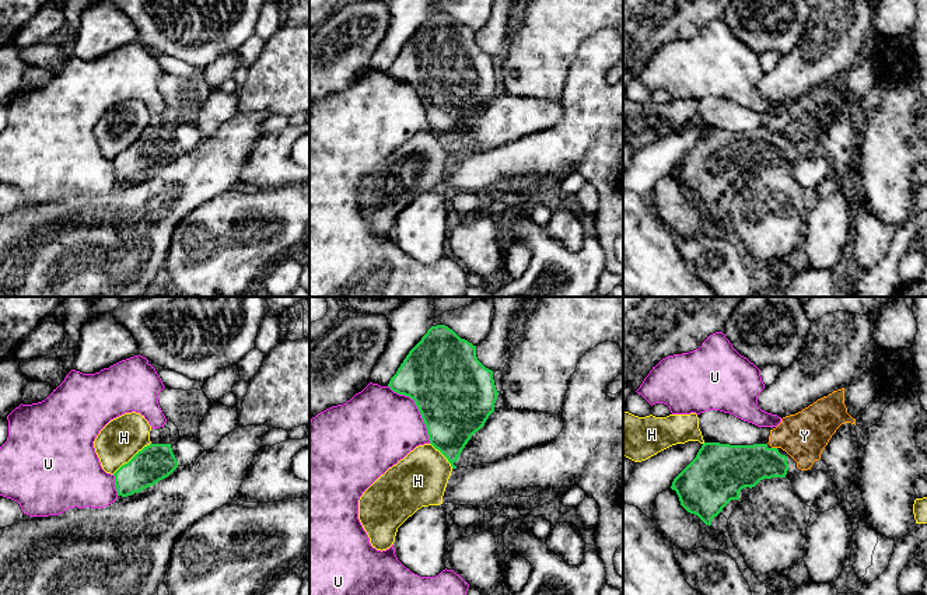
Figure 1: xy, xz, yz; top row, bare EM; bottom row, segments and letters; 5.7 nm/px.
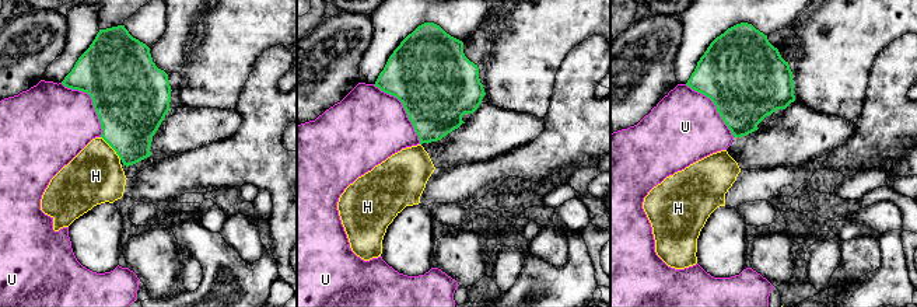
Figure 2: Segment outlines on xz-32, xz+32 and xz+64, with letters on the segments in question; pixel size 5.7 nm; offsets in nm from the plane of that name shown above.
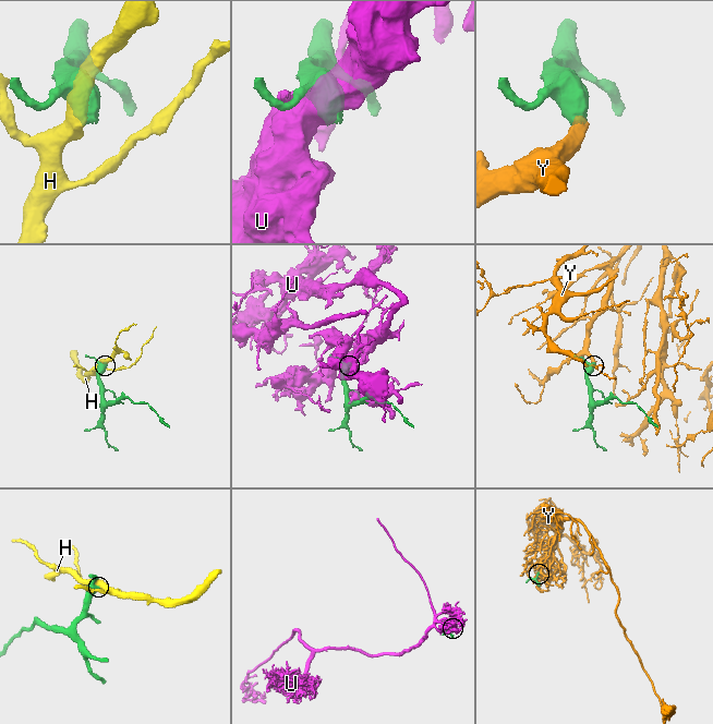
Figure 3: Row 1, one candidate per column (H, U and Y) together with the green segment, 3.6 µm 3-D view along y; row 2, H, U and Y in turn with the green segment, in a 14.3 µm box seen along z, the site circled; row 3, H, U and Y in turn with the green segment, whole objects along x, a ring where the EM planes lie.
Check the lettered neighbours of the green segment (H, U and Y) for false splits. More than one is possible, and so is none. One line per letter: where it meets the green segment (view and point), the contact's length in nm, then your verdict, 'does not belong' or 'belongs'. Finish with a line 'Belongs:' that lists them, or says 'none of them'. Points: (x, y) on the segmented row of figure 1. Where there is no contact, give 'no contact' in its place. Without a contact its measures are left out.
H: contact xy (132, 458); length 280 nm; does not belong
U: contact xz (417, 408); length 420 nm; does not belong
Y: contact yz (775, 448); length 30 nm; belongs
Belongs: Y

